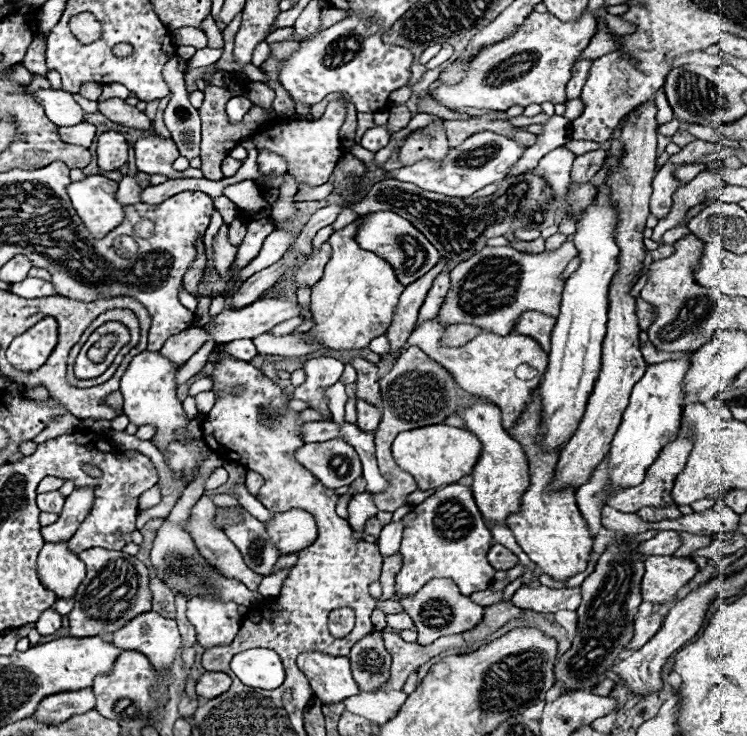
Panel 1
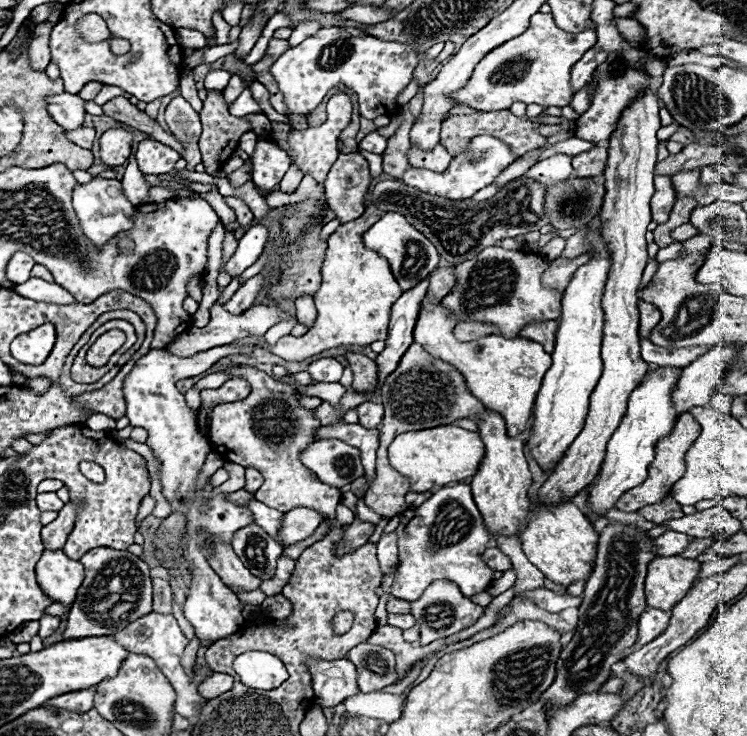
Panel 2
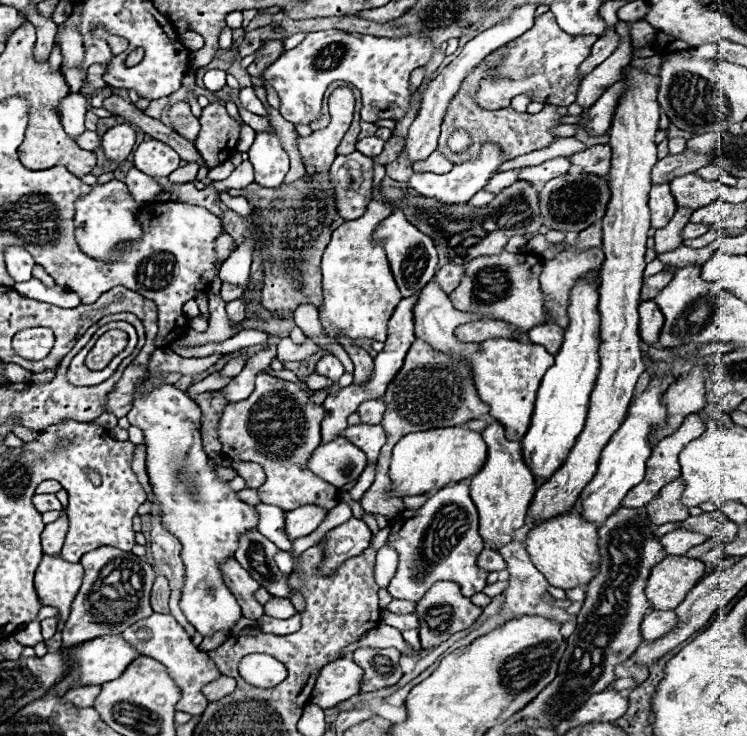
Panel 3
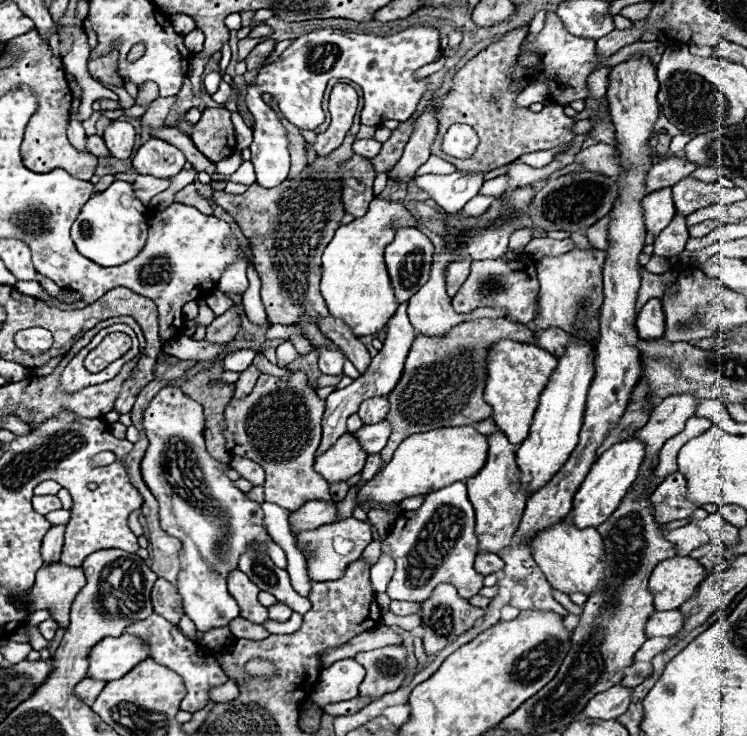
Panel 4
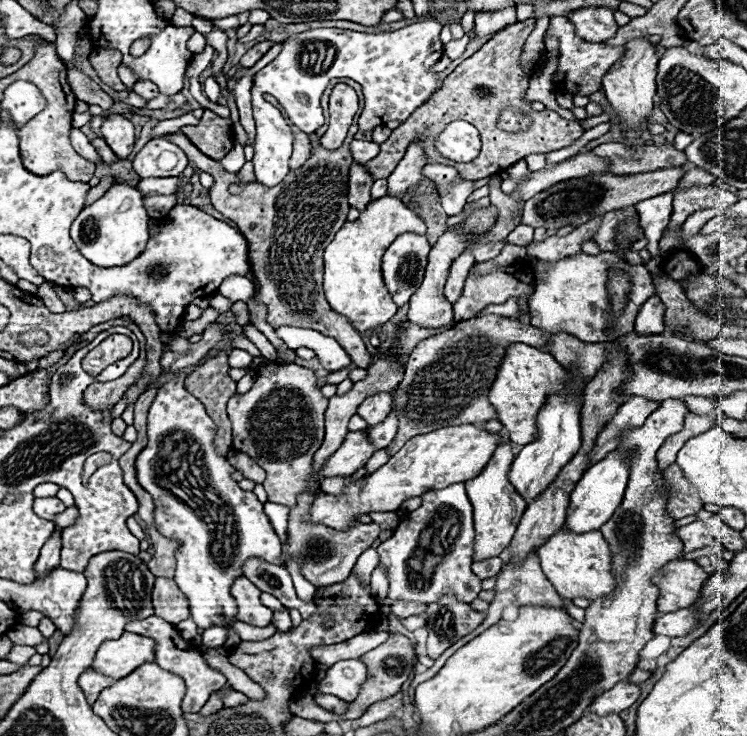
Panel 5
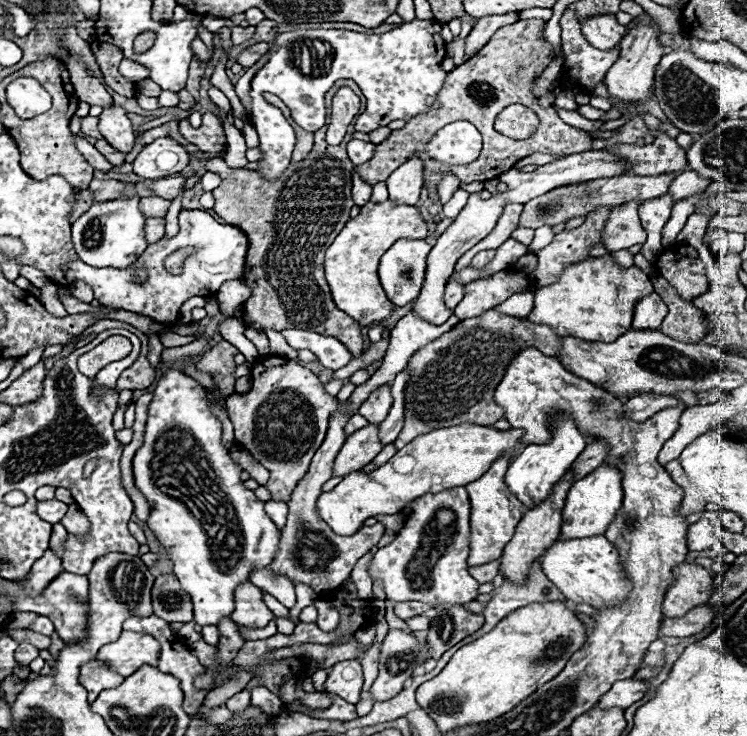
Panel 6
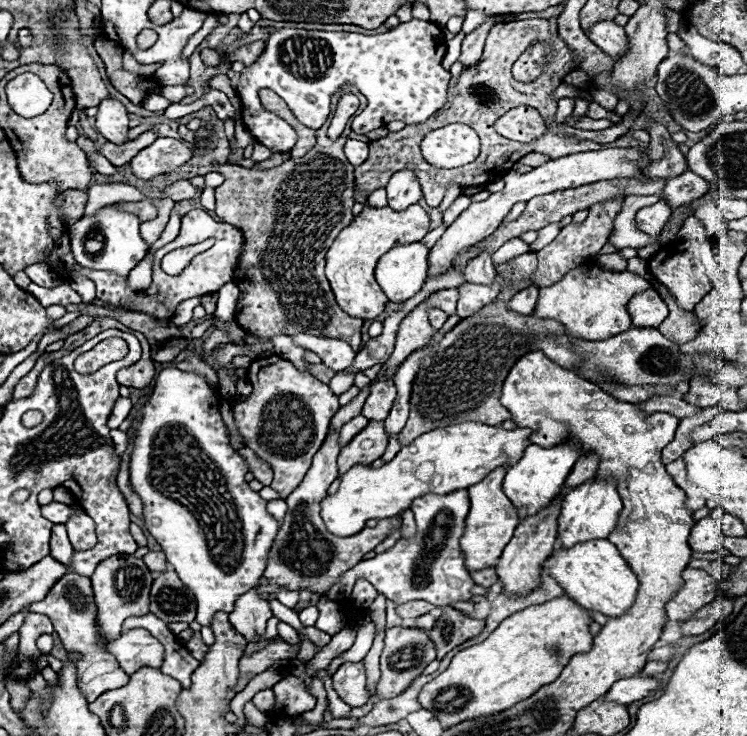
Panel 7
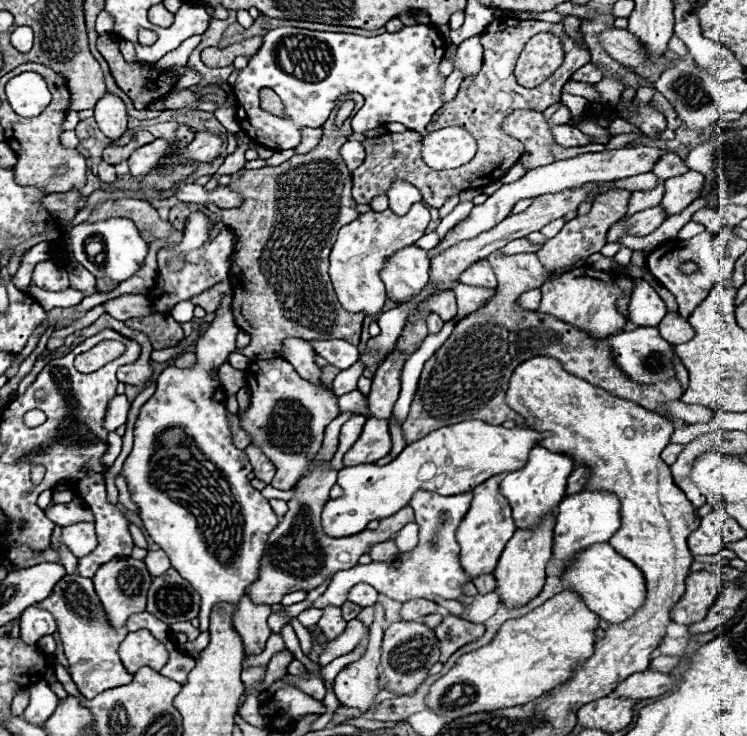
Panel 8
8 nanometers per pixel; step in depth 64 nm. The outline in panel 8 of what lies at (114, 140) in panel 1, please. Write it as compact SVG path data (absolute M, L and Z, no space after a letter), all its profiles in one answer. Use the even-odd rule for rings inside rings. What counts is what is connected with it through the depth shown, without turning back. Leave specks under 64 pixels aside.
M106 92L94 106L94 118L98 128L110 140L118 140L126 130L126 106L122 98L112 92Z

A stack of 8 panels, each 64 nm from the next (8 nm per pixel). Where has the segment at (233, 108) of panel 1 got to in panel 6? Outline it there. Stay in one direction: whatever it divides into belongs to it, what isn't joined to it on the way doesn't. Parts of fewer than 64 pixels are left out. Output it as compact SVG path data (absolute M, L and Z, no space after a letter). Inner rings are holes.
M268 64L268 72L266 72L266 66L262 70L258 70L250 82L250 98L252 98L252 110L250 110L250 122L252 126L256 128L258 132L258 138L260 138L260 148L264 152L264 158L260 160L260 174L264 174L268 180L274 180L274 178L280 178L282 170L286 170L286 166L290 164L290 154L292 154L292 148L294 148L294 142L296 142L296 136L294 136L294 130L292 126L286 122L286 118L282 116L282 112L274 106L270 106L264 98L262 98L262 92L266 88L272 88L274 84L274 74L270 72L270 64Z

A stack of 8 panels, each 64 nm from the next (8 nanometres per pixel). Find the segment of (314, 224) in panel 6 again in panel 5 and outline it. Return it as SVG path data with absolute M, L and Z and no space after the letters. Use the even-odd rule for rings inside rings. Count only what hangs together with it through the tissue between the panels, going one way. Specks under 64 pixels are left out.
M352 128L346 142L334 150L326 150L318 142L316 148L312 150L312 156L298 170L290 170L288 178L274 188L262 186L260 182L242 182L238 174L228 172L222 168L220 162L206 158L182 132L174 132L168 136L174 144L182 146L190 164L214 176L216 184L210 188L212 206L222 216L232 220L246 236L250 248L248 250L250 270L254 278L260 282L258 300L268 310L266 322L272 328L280 328L280 326L314 328L316 332L336 338L358 368L368 368L372 356L368 354L358 330L354 330L354 326L346 318L342 318L338 312L334 312L328 306L322 288L322 274L324 274L322 254L326 246L334 240L334 234L346 222L350 210L348 198L344 194L344 186L352 162L348 142L354 140L354 134L356 128ZM232 184L242 186L242 192L230 194L228 188Z

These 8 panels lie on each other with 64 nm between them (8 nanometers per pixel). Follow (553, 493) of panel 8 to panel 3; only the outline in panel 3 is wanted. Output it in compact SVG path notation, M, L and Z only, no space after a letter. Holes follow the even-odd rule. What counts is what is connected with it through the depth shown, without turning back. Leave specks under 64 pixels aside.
M582 278L572 294L568 306L570 324L564 334L560 352L554 356L554 366L546 372L538 396L536 410L532 414L532 424L522 440L522 460L536 480L546 480L562 462L578 434L582 432L586 414L588 414L588 396L596 382L600 362L598 362L598 344L600 344L600 314L598 314L598 292L592 278Z

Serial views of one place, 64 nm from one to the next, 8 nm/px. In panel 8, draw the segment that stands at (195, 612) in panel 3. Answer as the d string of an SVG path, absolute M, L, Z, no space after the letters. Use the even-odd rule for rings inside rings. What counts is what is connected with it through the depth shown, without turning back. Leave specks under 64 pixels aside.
M226 294L220 308L222 314L200 334L194 346L196 364L192 368L168 366L158 376L158 388L154 396L140 408L134 424L134 448L122 466L122 476L128 482L130 498L138 506L144 528L156 544L168 554L172 566L186 578L200 594L199 630L208 630L208 614L218 602L238 602L244 596L246 582L258 578L258 566L264 552L268 534L278 524L278 516L272 512L268 500L252 488L248 474L252 472L244 450L232 444L232 430L228 424L226 394L218 378L218 368L226 362L228 354L236 350L238 326L232 318L232 294Z

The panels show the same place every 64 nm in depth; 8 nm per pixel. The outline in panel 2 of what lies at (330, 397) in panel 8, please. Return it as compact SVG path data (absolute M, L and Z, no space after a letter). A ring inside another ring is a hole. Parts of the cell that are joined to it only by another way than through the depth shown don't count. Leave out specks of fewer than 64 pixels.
M252 366L234 368L234 376L244 376L250 382L252 392L244 400L218 404L212 410L210 438L214 442L214 448L226 460L240 466L254 466L264 474L264 484L254 496L266 506L272 506L280 512L288 512L296 506L306 506L318 510L324 518L334 518L334 510L340 504L342 492L320 482L314 472L300 462L302 450L306 450L310 442L316 442L314 430L320 422L314 418L314 410L300 406L298 400L302 396L298 396L290 384L276 382Z

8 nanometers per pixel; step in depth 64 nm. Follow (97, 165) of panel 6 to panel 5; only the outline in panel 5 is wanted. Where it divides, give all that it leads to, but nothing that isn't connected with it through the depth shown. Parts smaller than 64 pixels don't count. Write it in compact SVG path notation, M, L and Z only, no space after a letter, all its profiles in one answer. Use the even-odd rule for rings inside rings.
M72 130L70 140L72 140L72 146L78 154L82 154L84 158L90 158L90 162L94 162L94 164L104 164L102 158L98 156L98 152L94 152L94 146L90 144L90 140L80 130Z

